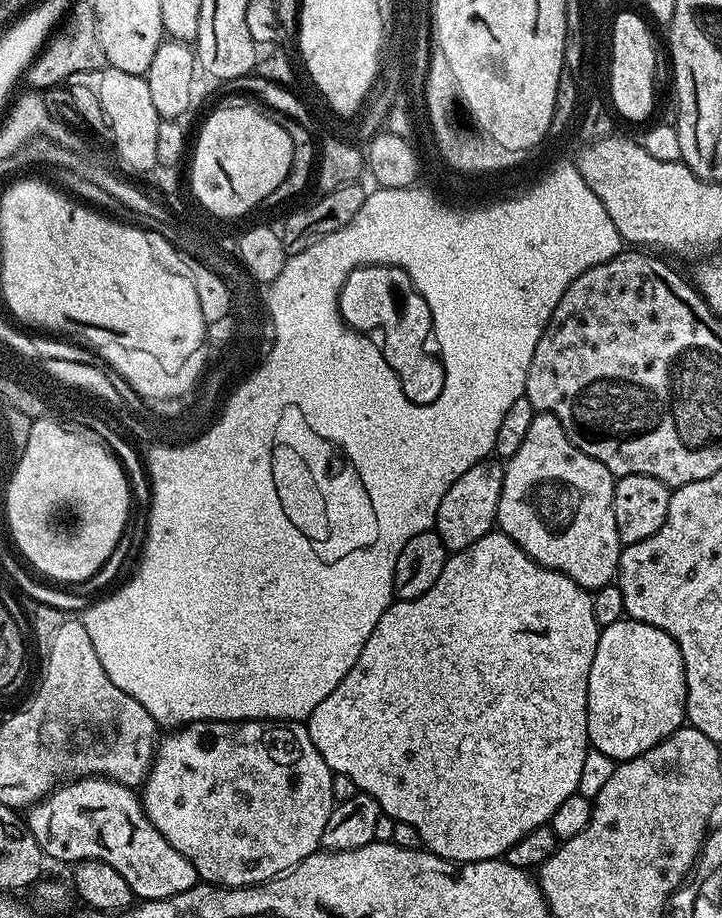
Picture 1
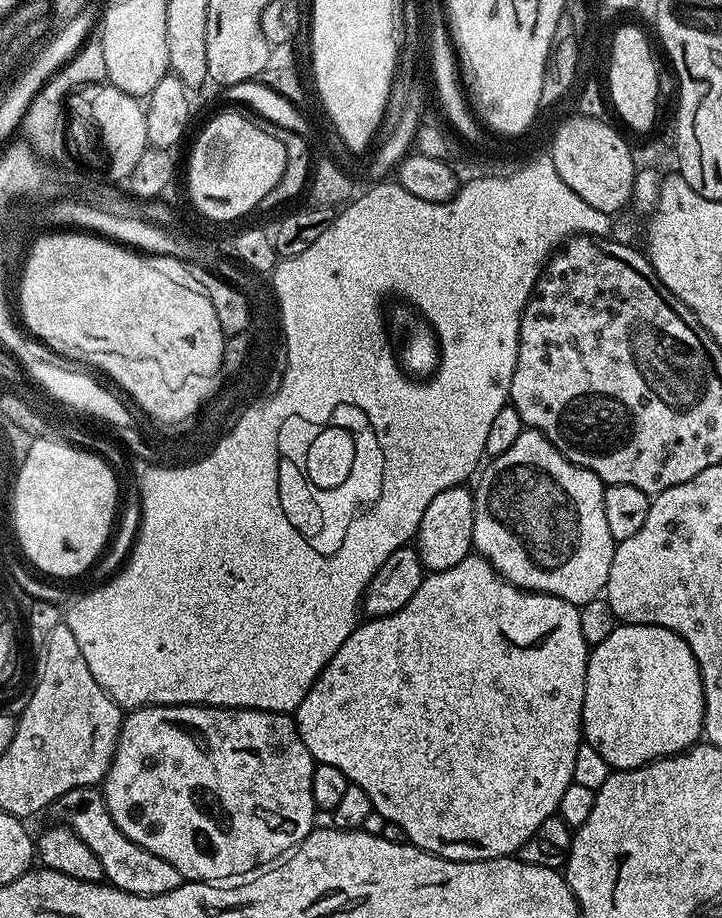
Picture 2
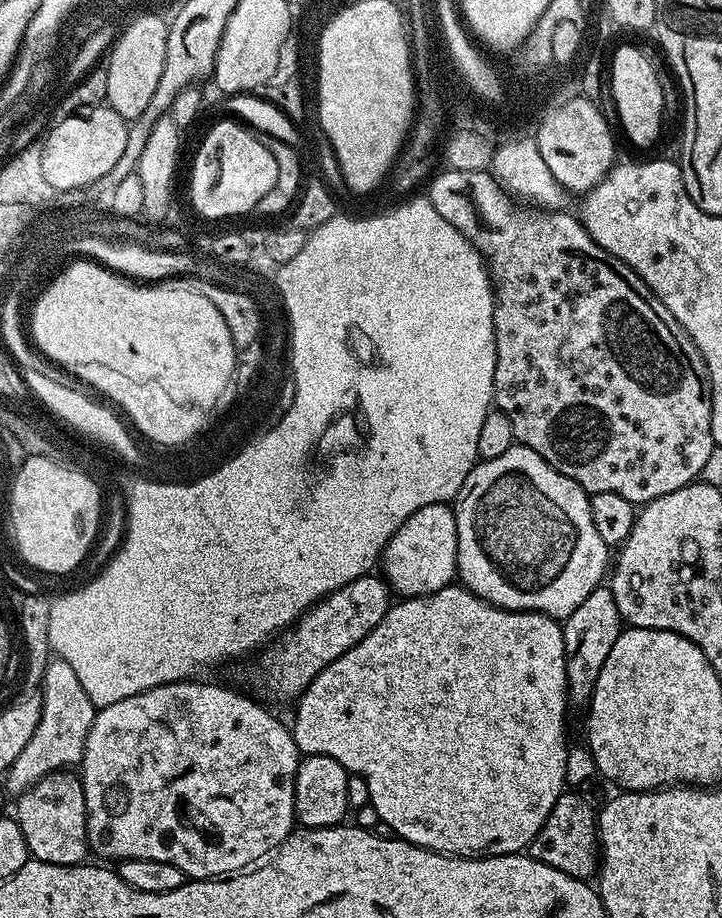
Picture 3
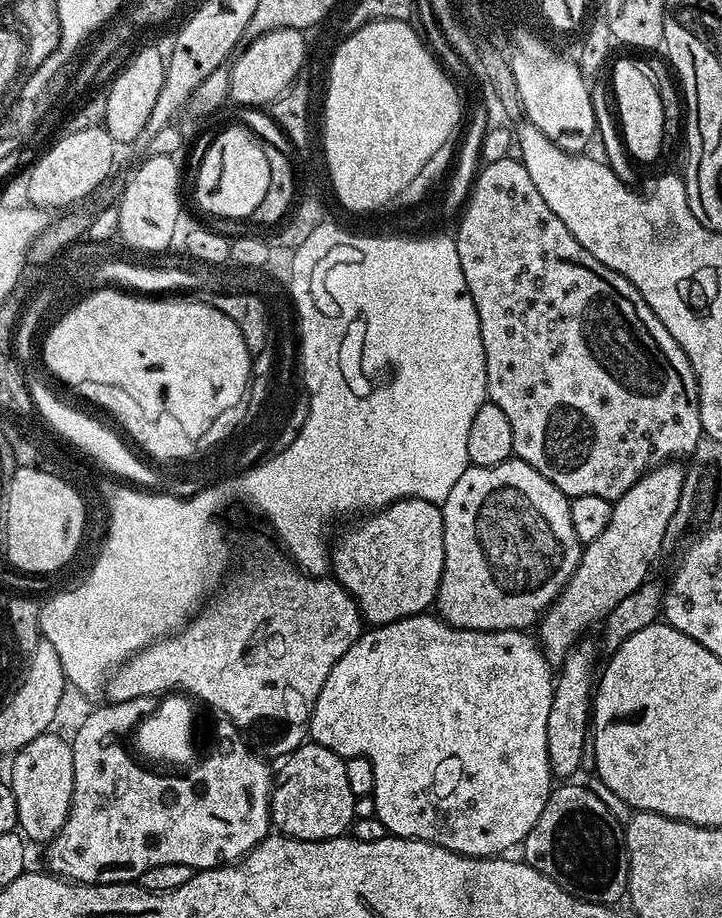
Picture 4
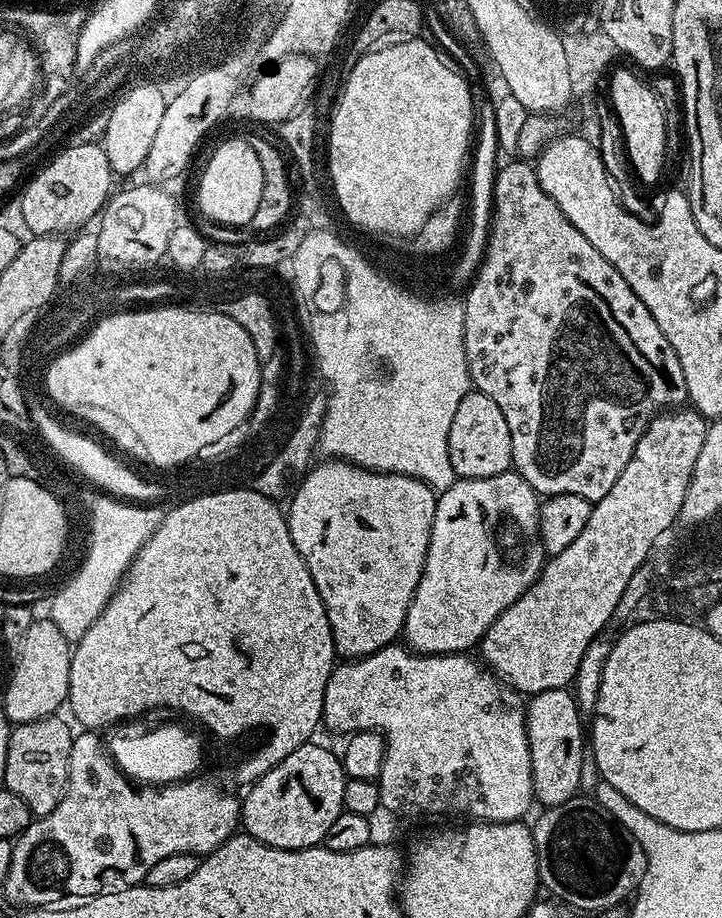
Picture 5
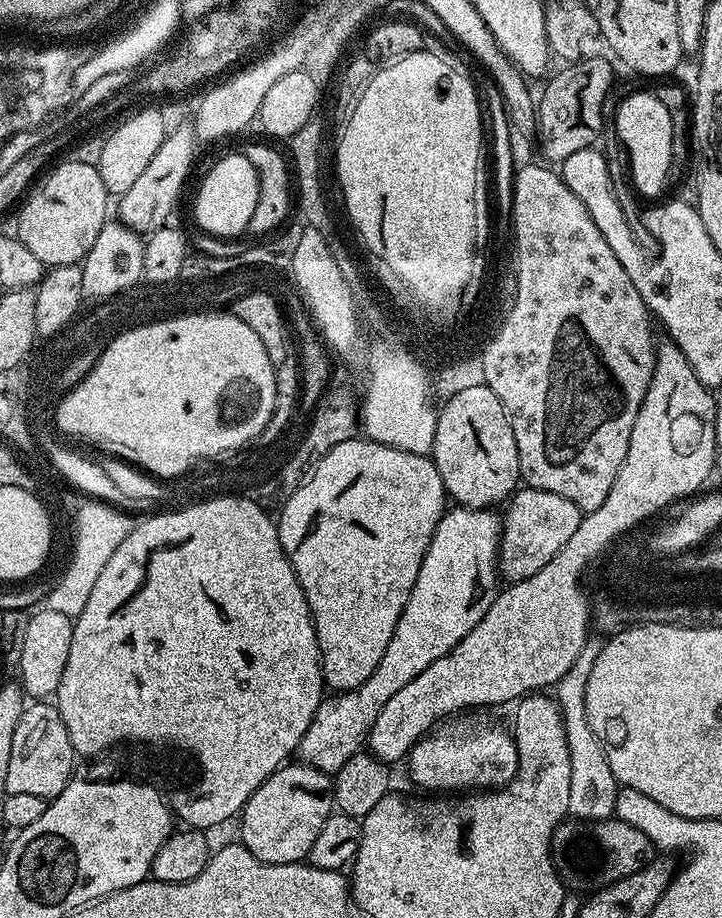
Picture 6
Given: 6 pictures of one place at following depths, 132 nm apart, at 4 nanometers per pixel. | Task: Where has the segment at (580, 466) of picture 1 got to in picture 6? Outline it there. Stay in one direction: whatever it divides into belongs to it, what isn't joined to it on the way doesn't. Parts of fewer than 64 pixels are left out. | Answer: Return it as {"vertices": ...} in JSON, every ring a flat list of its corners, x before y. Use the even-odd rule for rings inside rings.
{"vertices":[[452,506,440,517,434,530,434,538,430,538,426,558,422,558,422,570,418,570,414,590,410,590,410,598,406,598,406,606,398,618,398,626,394,626,394,634,386,645,386,654,382,654,382,662,378,662,374,674,370,674,370,678,366,678,362,686,352,688,349,692,328,694,321,699,310,726,306,726,306,734,302,734,298,749,300,764,316,768,320,772,335,774,340,767,346,765,352,755,365,747,368,732,378,719,378,714,382,714,382,706,386,706,386,702,390,702,390,698,394,698,394,694,398,694,398,690,402,690,406,682,414,682,414,678,418,678,418,674,422,674,422,670,426,670,430,662,438,662,438,658,454,650,454,646,458,646,458,642,462,642,462,638,466,638,466,634,470,634,470,630,474,630,478,622,482,622,482,614,490,610,498,595,496,580,498,581,502,520,494,513,496,512,487,508]]}

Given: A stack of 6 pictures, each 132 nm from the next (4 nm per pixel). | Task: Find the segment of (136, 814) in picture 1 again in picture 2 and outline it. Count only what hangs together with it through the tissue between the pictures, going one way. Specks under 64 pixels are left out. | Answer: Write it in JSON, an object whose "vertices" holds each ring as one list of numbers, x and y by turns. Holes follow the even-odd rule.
{"vertices":[[96,786,70,790,54,805,54,812,64,819,61,821,76,832,82,842,90,846,90,850,94,850,98,862,102,862,107,883,113,888,121,888,139,896,157,896,177,888,182,882,178,870,174,870,170,862,158,858,158,854,150,854,150,850,132,842,106,814,107,811,104,793]]}

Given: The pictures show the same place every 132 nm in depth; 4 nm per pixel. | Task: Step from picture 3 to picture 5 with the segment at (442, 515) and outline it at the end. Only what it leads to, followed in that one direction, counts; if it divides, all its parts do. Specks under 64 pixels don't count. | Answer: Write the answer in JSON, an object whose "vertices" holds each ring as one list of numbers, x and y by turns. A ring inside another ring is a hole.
{"vertices":[[335,458,323,462,300,480,305,479,297,486,292,501,286,504,290,538,294,538,294,546,298,546,298,554,302,554,328,611,337,657,369,656,403,633,406,610,414,598,414,590,418,590,430,546,437,493,413,476,371,472]]}

